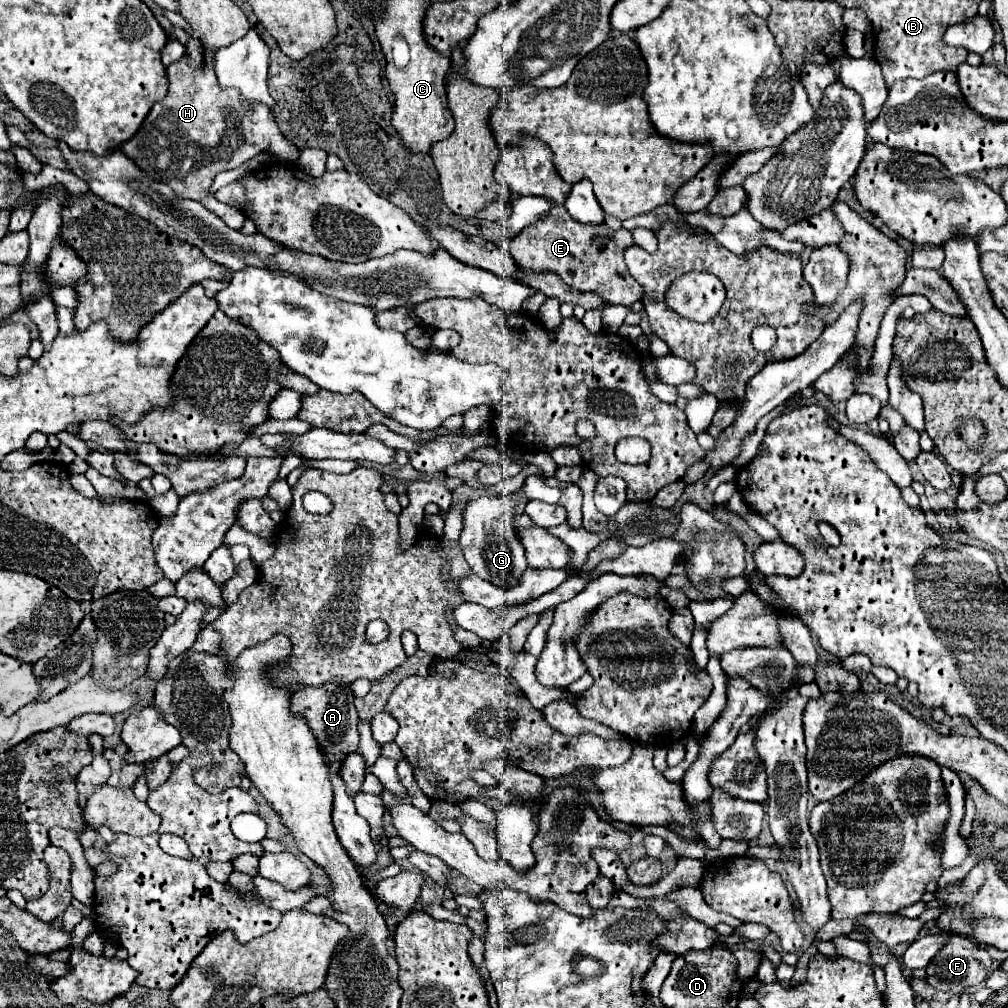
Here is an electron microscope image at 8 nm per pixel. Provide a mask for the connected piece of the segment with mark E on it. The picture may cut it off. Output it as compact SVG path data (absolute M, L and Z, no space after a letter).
M554 205L536 225L528 225L514 237L510 253L524 271L552 271L570 287L596 293L610 305L632 305L644 297L642 285L634 281L624 263L624 251L632 245L634 237L628 229L612 231L606 225L582 225L570 217L564 205Z

